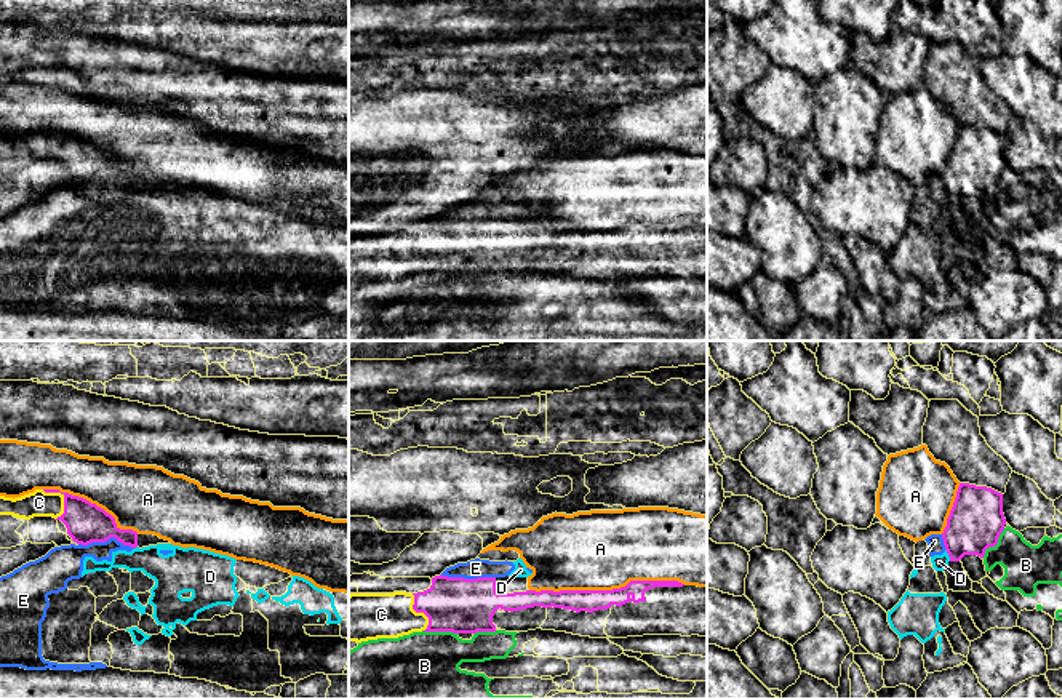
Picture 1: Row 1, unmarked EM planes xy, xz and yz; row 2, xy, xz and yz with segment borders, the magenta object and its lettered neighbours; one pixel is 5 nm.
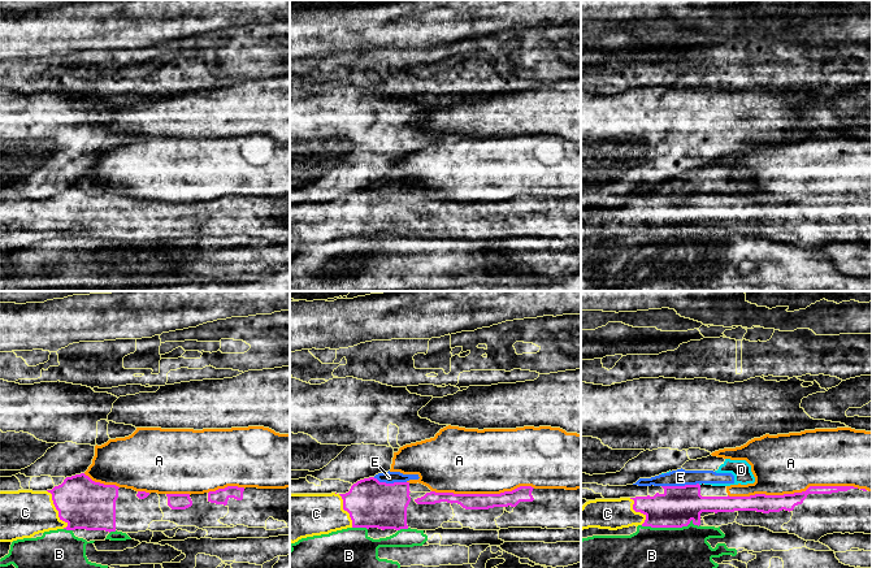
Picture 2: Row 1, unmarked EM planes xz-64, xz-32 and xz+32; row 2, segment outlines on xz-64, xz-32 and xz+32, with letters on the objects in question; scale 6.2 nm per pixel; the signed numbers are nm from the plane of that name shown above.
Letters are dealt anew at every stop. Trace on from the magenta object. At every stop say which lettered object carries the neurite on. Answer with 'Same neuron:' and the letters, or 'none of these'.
Same neuron: C

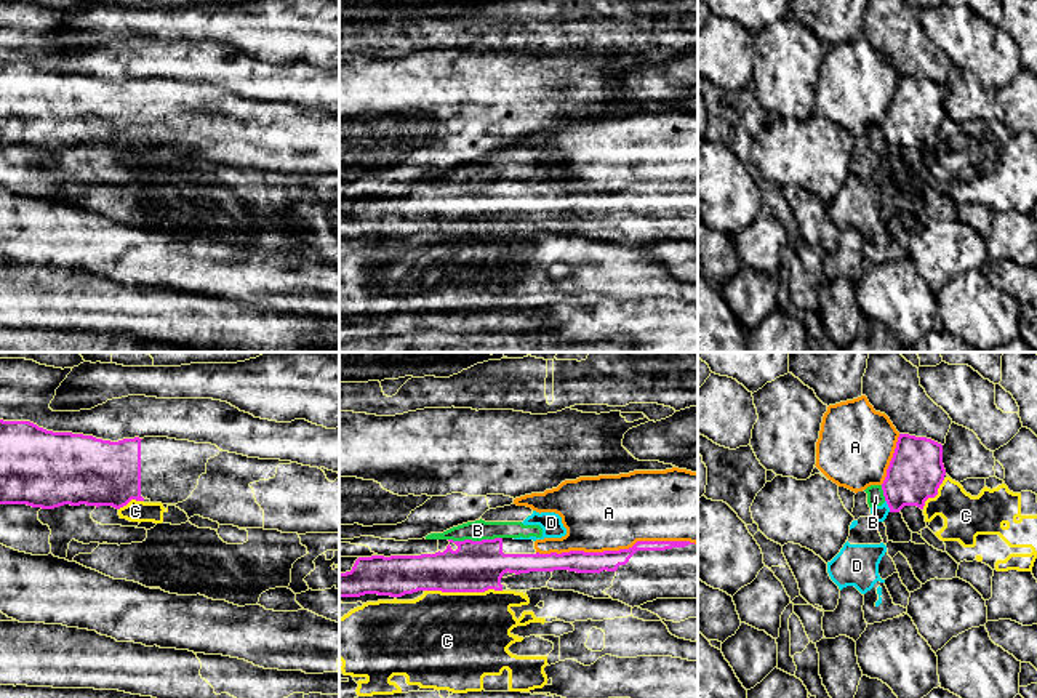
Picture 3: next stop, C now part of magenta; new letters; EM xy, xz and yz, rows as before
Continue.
Same neuron: none of these

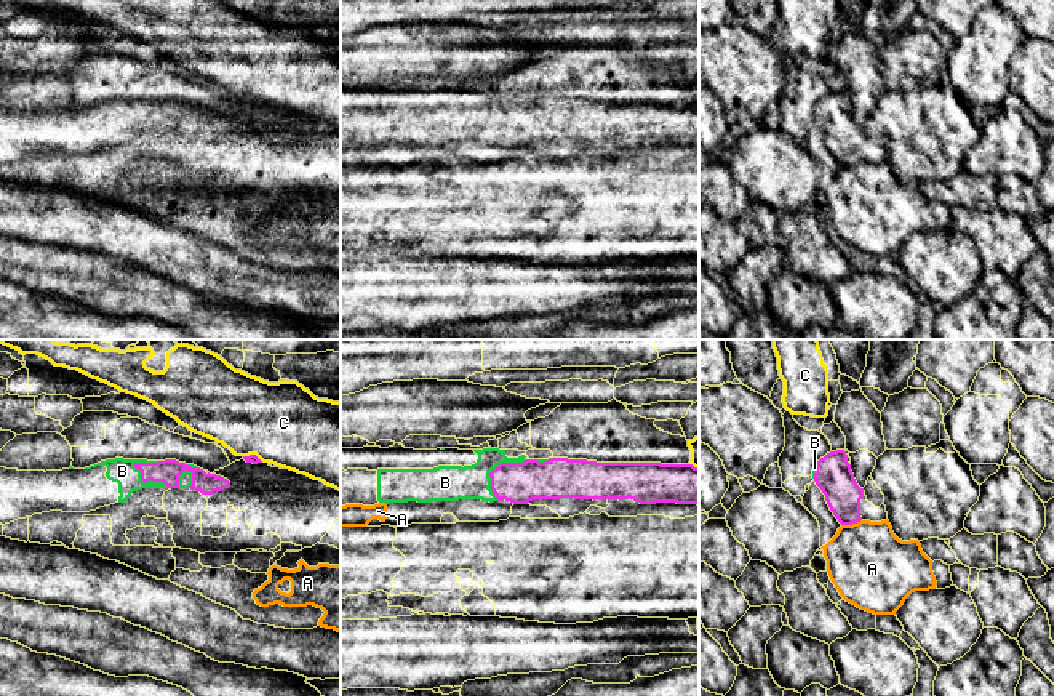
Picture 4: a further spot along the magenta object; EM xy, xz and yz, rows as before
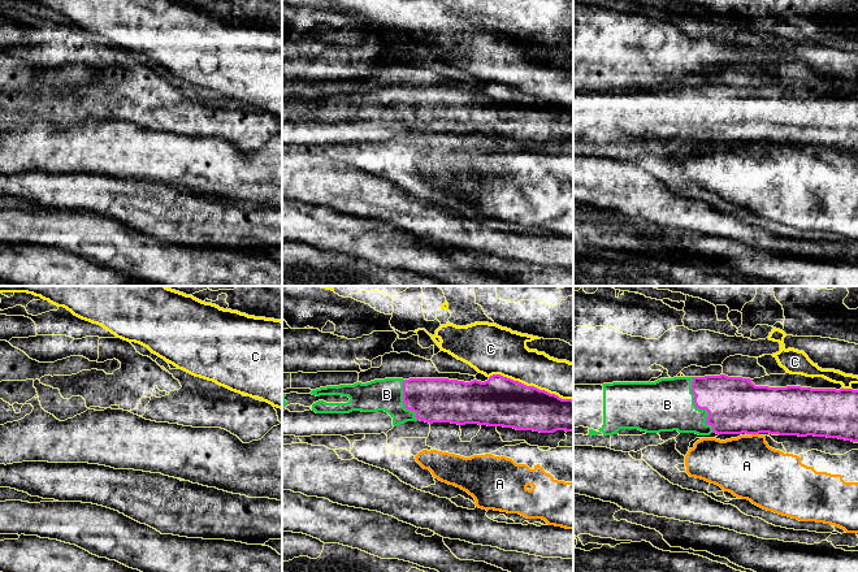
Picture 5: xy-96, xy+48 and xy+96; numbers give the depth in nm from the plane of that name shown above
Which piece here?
Same neuron: B

